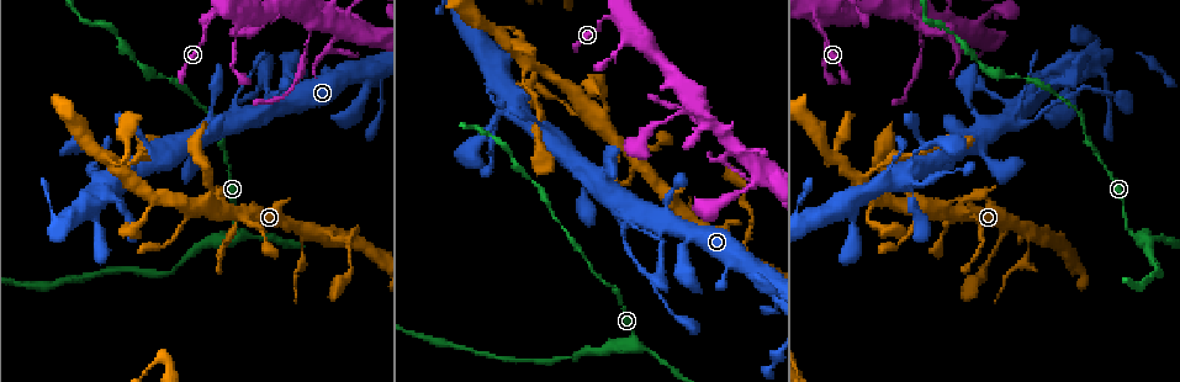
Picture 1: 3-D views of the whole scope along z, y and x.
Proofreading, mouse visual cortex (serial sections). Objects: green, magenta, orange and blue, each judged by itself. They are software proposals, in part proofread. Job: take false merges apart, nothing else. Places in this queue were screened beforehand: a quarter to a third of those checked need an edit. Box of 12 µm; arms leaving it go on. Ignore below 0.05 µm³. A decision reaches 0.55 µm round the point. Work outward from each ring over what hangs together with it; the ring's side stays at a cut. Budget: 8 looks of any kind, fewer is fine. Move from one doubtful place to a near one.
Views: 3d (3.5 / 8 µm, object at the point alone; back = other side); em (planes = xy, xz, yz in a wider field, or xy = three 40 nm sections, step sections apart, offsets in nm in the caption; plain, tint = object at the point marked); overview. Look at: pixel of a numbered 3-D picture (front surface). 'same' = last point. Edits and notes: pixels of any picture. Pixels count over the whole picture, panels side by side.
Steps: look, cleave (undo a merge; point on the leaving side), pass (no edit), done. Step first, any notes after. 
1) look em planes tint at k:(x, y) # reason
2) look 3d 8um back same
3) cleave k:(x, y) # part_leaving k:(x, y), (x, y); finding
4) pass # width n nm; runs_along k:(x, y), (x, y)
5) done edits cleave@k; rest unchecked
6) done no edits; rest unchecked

look 3d 3.5um at 1:(750, 215)

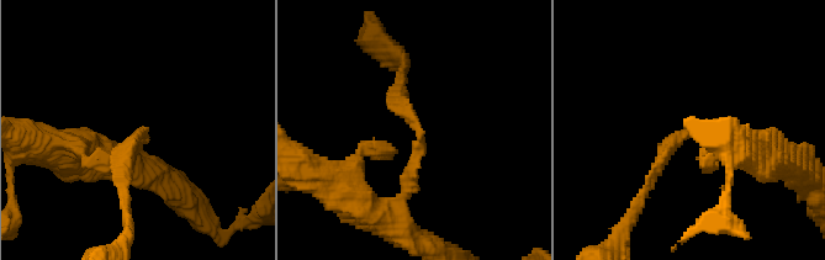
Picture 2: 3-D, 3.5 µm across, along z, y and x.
look em xy step 3 tint at 2:(417, 134)

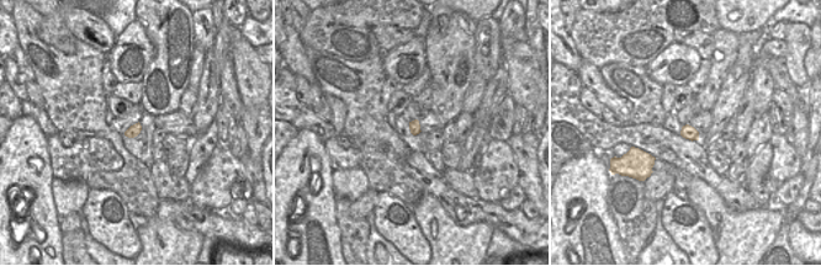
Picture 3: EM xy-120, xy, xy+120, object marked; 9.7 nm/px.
pass # arm_widths 150, 200 nm; runs_along 2:(761, 154), (678, 134), (648, 191); continuous, no second cell

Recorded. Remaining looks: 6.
look 3d 8um at 1:(304, 54) # thin neck

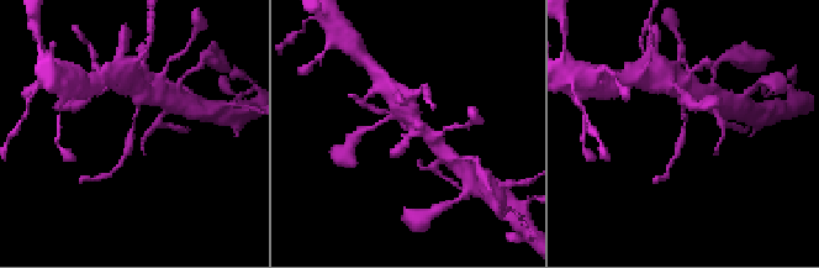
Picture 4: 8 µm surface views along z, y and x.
look 3d 3.5um back at 4:(132, 125) # zoom in

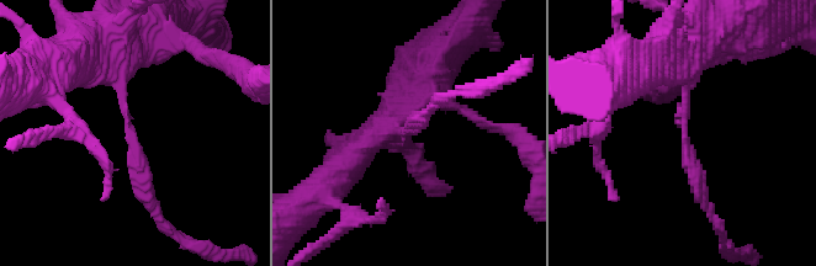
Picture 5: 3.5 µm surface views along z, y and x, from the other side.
look em xy step 2 tint at 5:(401, 134) # arm_widths 250, 250 nm

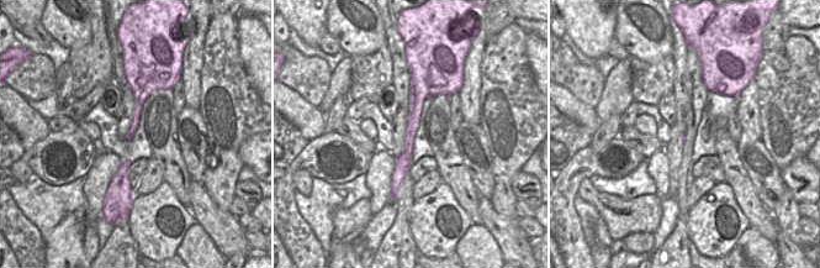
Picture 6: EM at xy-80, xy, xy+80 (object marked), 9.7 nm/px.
pass # runs_along 5:(116, 40), (127, 134), (153, 207); one cell here

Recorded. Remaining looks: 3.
look 3d 3.5um at 1:(631, 218) # thin arm on a thick one

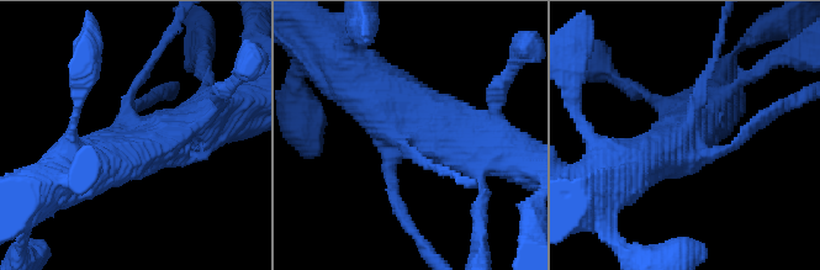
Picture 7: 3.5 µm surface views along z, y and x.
look em xy step 5 tint at 7:(412, 138) # shape alone is not enough

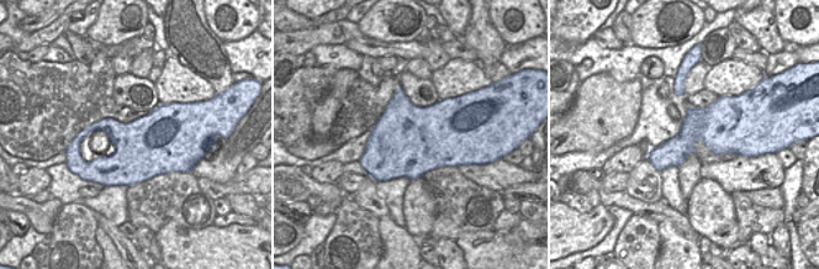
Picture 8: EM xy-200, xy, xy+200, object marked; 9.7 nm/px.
pass # runs_along 7:(493, 152), (444, 133), (361, 77); one cell here

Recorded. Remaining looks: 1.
done no edits; rest unchecked

